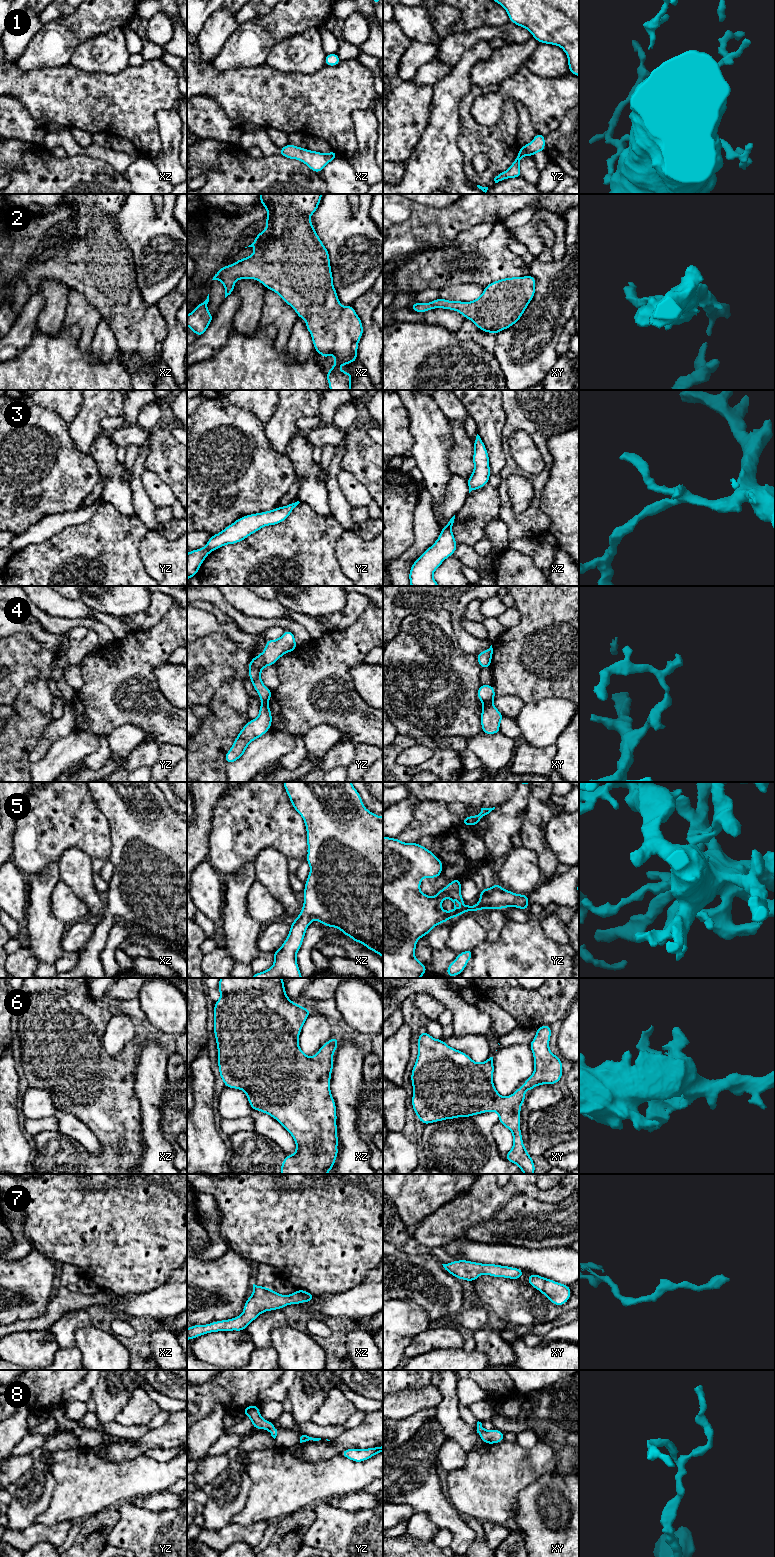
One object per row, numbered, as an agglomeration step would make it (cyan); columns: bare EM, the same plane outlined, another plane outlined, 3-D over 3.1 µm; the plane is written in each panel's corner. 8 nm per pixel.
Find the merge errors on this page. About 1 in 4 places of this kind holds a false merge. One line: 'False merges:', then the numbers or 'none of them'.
False merges: 4

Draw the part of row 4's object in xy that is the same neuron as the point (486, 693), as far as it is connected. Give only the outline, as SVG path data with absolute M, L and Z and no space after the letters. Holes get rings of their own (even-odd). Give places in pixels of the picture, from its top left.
M481 684L477 692L477 697L482 703L492 702L495 699L493 685Z

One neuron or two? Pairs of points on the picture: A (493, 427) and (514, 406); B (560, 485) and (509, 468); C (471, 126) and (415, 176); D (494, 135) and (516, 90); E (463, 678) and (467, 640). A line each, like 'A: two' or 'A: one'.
A: two
B: two
C: two
D: two
E: two

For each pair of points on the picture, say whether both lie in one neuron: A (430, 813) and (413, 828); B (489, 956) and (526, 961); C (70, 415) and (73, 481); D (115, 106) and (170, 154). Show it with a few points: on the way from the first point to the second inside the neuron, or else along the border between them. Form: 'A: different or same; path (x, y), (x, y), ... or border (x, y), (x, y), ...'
A: same; path (426, 817), (417, 826)
B: same; path (498, 961), (517, 961)
C: different; border (47, 410), (56, 412), (67, 424)
D: different; border (158, 124), (161, 150), (152, 159)

